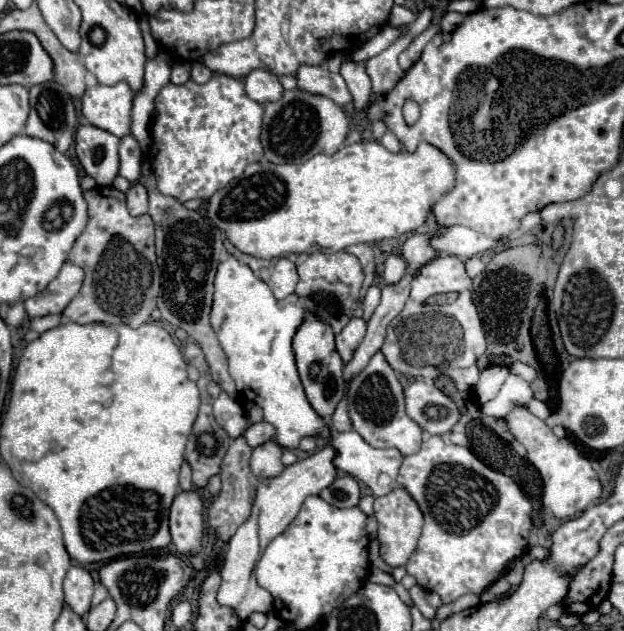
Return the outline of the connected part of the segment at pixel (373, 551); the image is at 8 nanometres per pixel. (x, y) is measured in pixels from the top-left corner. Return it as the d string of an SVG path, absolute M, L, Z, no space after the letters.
M372 540L372 542L370 542L370 564L372 564L372 566L378 566L380 570L386 570L388 574L392 574L392 568L390 568L382 558L380 558L378 546L380 546L378 540Z

